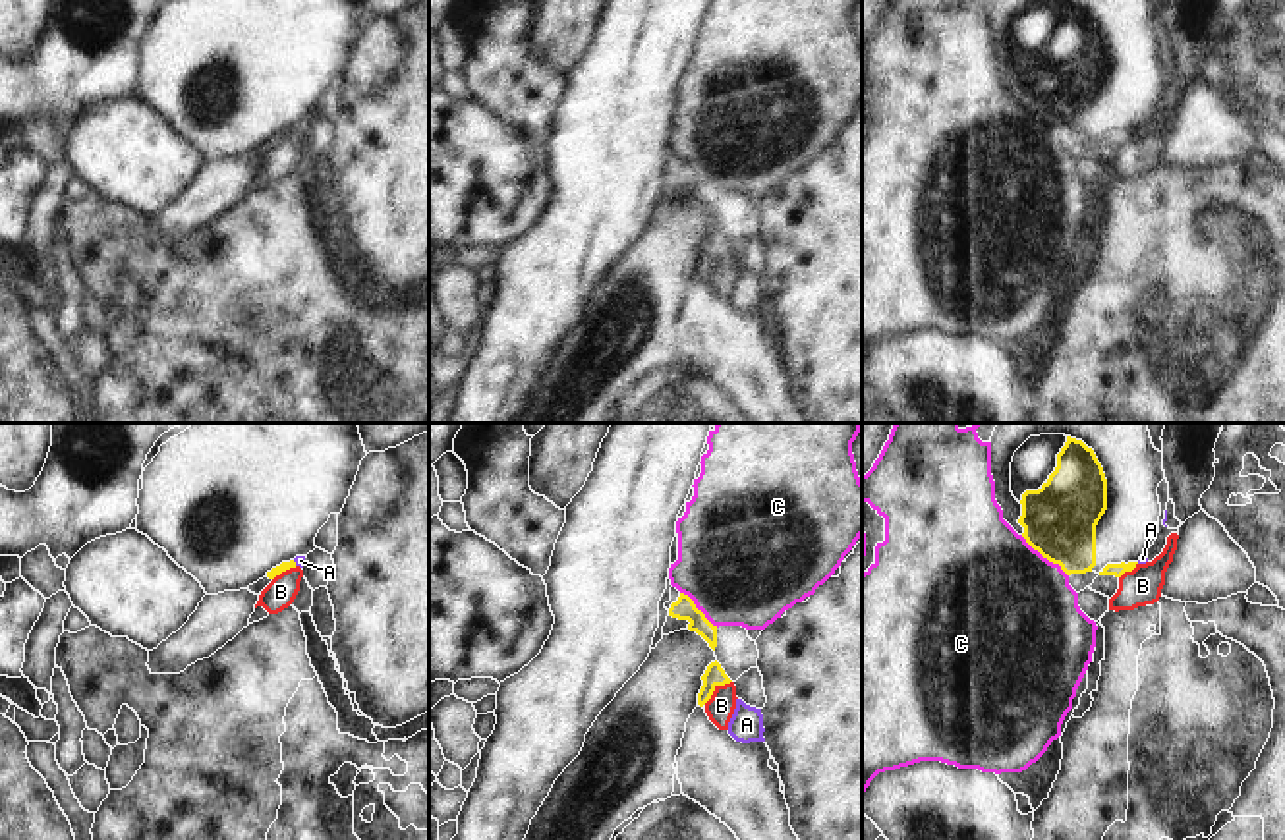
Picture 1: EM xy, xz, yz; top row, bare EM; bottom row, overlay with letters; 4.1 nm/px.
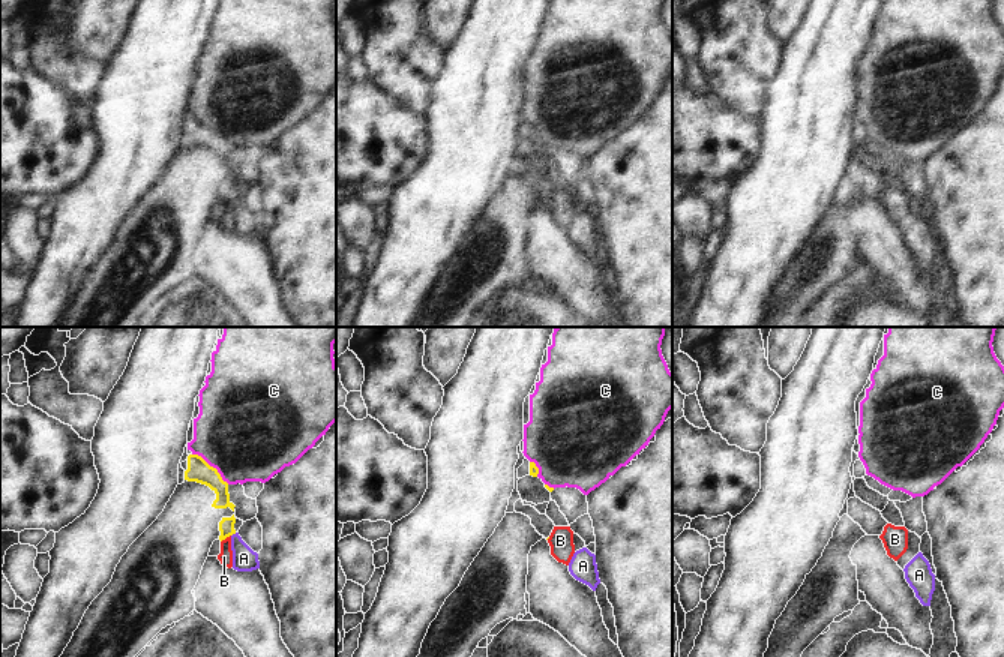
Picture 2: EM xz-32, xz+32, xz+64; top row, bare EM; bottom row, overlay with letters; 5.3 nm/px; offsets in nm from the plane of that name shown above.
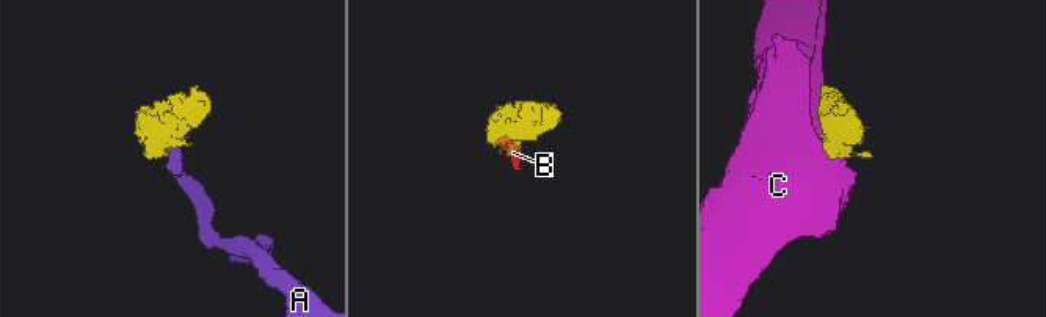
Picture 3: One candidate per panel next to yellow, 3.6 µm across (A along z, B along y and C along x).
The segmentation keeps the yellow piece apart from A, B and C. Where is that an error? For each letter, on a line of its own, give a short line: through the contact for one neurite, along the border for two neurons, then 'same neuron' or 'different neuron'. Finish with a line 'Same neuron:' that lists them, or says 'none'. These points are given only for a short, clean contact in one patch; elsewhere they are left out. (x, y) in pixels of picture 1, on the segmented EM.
A: line xy (292, 560), (296, 564); different neuron
B: line xz (731, 680), (717, 686), (704, 703); different neuron
C: different neuron
Same neuron: none

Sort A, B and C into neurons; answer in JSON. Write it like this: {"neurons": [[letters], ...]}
{"neurons": [["A"], ["B"], ["C"]]}

